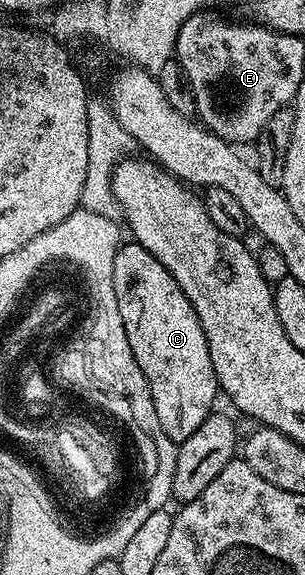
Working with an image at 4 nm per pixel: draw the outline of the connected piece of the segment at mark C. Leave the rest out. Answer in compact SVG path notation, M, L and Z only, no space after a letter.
M125 242L115 254L113 264L113 285L115 298L119 302L119 315L123 318L123 330L127 330L127 342L131 342L131 354L135 354L135 362L139 362L139 370L149 383L151 398L155 402L155 414L159 418L159 426L167 438L178 442L191 438L199 426L214 411L219 385L217 375L211 366L211 354L207 346L207 338L203 334L203 326L179 282L147 251L142 244Z

